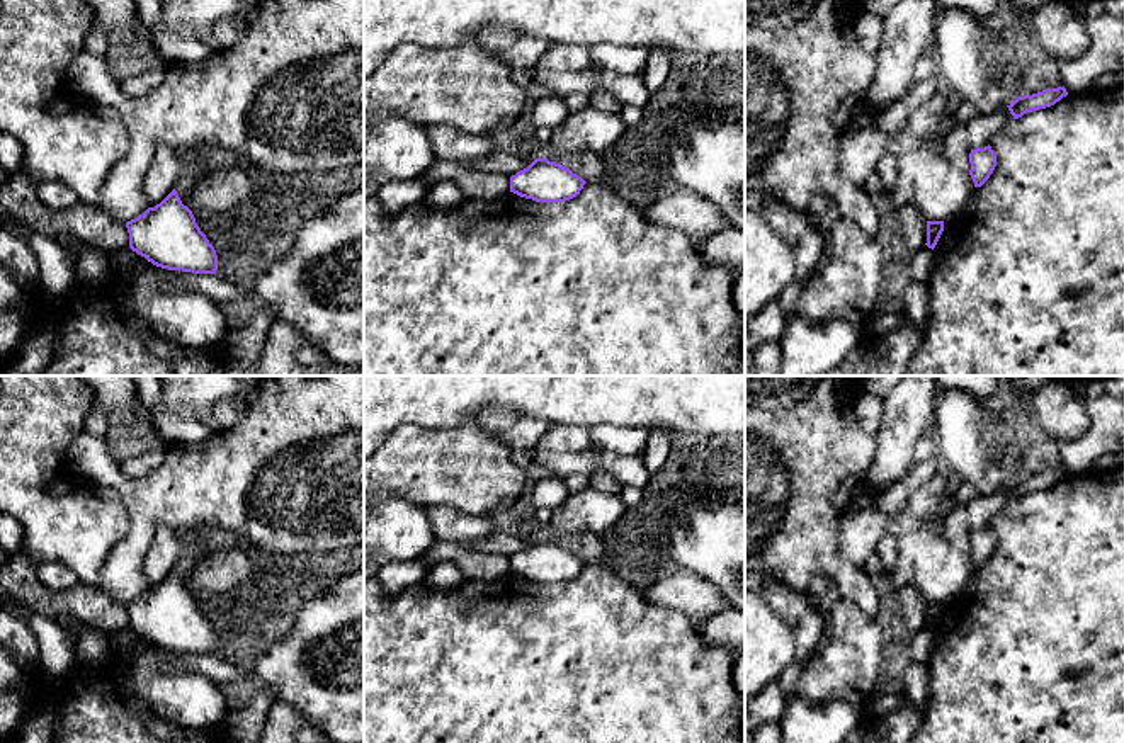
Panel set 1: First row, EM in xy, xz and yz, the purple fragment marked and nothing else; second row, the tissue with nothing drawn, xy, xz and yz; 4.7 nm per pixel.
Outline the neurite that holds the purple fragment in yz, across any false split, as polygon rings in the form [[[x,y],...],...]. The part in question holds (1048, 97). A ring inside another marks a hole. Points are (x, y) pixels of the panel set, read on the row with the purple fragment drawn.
[[[1064,87],[1046,88],[1042,92],[1032,94],[1032,95],[1017,97],[1007,107],[1008,107],[1010,114],[1013,116],[1013,119],[1019,119],[1027,112],[1051,107],[1066,95],[1068,95],[1068,92]]]

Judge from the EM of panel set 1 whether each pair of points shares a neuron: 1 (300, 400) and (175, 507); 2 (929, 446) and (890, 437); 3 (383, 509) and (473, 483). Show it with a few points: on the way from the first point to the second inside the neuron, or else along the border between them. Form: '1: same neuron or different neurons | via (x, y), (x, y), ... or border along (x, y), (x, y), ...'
1: same neuron | via (269, 431), (216, 483), (206, 485)
2: different neurons | border along (929, 431), (915, 444), (915, 461)
3: different neurons | border along (381, 490), (424, 507)

